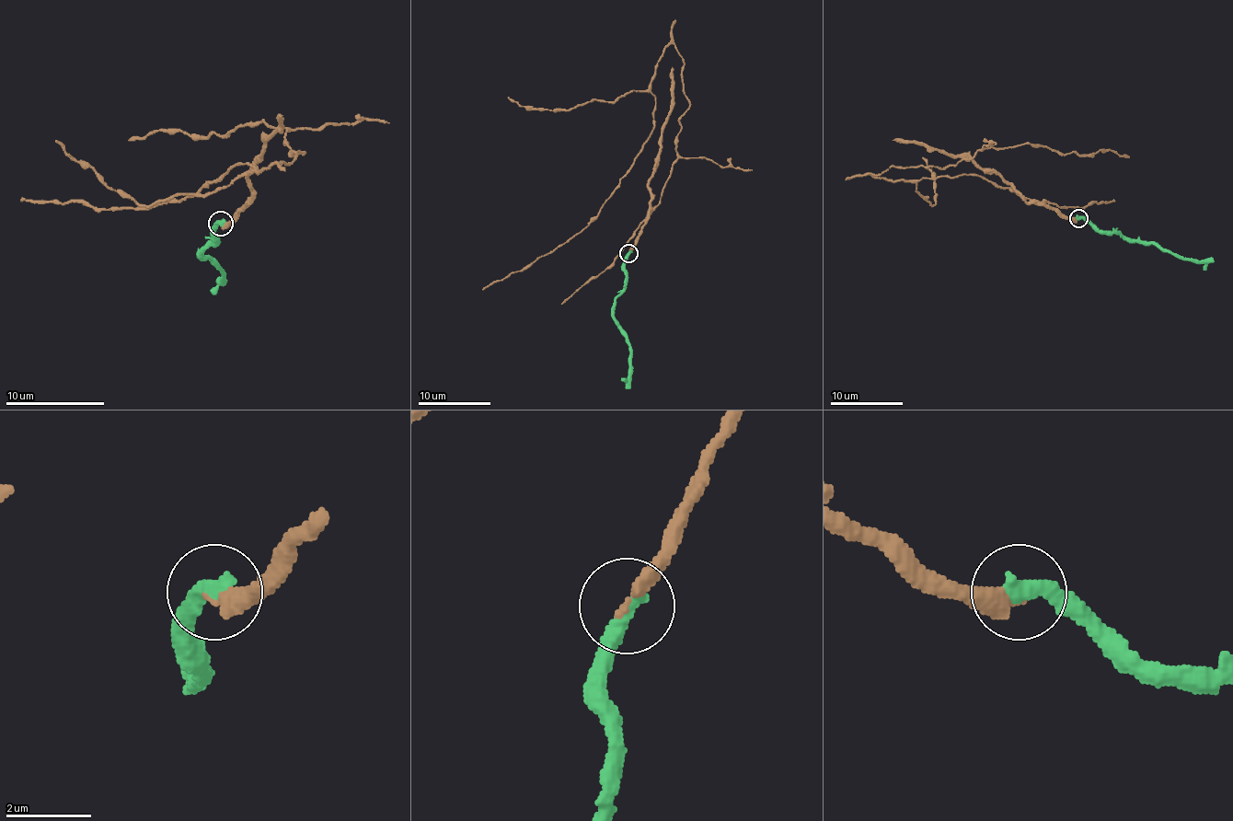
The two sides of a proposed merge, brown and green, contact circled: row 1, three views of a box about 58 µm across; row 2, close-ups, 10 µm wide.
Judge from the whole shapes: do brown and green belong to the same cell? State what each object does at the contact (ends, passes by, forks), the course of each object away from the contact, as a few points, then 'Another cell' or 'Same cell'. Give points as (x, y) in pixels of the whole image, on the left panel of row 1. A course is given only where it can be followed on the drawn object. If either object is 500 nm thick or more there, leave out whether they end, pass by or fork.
At the ring brown ends. At the ring green ends. Course of brown: (220, 225), (252, 198), (247, 170), (264, 141), (304, 153), (257, 170), (239, 163), (148, 208), (21, 198). Course of green: (220, 223), (214, 227), (217, 240), (200, 255), (207, 257), (222, 272), (217, 282). Same cell

